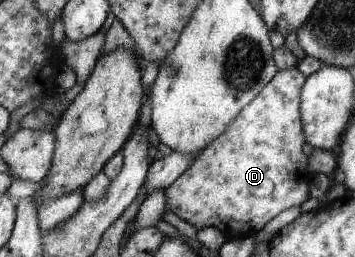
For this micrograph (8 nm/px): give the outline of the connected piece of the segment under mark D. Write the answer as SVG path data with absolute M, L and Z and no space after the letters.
M295 66L277 70L259 93L236 113L223 133L197 153L175 181L163 190L166 209L197 230L215 227L228 240L251 236L284 209L293 205L297 207L307 200L307 187L313 173L307 170L308 157L301 150L305 138L298 108L300 89L305 78Z

